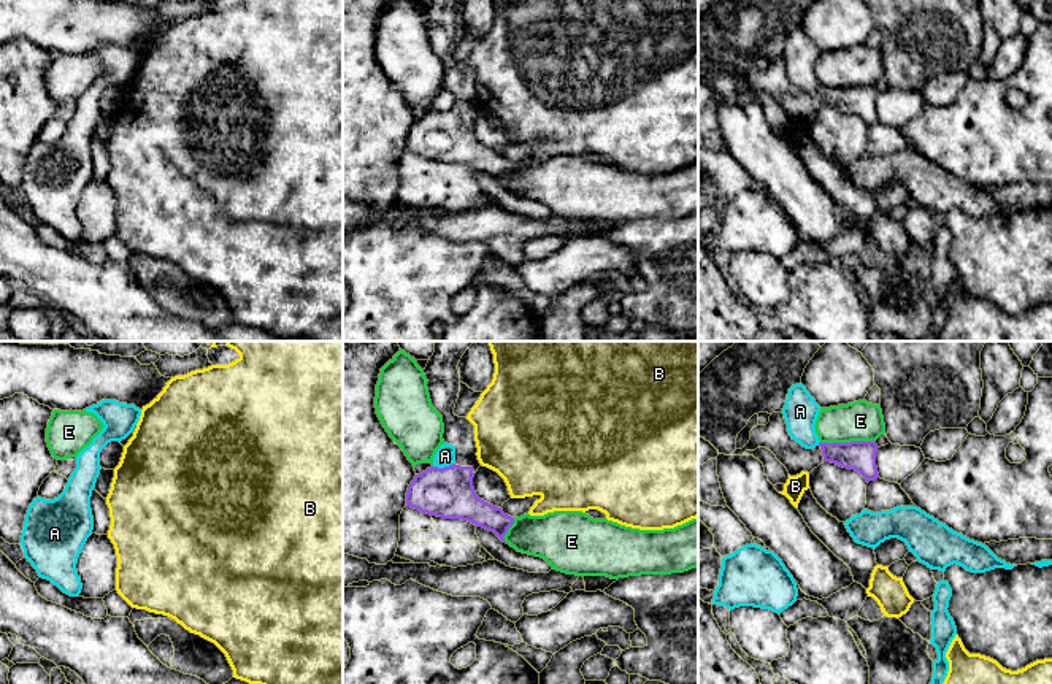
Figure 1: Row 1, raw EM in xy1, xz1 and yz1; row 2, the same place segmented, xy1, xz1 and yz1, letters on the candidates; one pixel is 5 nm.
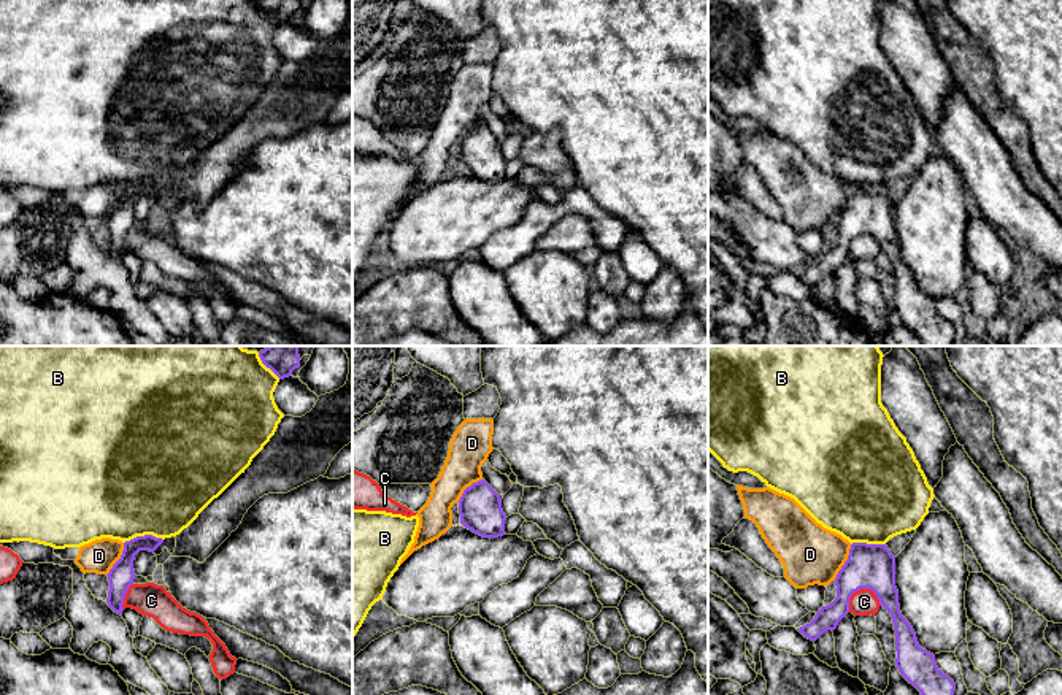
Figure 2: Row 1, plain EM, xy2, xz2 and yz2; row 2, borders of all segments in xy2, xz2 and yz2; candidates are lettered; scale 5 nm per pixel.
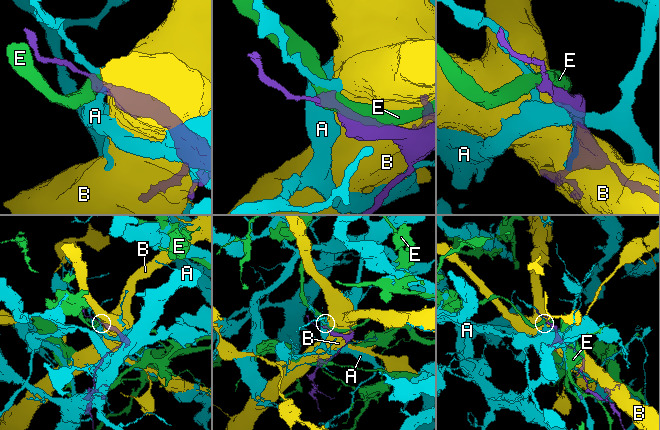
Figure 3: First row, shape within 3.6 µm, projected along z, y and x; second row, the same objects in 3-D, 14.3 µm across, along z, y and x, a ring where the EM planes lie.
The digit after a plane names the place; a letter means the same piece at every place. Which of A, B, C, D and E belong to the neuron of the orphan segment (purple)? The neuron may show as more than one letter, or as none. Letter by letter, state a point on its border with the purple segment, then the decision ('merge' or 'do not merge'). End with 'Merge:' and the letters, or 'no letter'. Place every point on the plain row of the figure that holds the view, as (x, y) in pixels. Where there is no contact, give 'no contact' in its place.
A: xz1 (445, 111) | do not merge
B: xy2 (145, 180) | do not merge
C: yz2 (867, 232) | do not merge
D: yz2 (845, 207) | do not merge
E: yz1 (848, 88) | do not merge
Merge: no letter

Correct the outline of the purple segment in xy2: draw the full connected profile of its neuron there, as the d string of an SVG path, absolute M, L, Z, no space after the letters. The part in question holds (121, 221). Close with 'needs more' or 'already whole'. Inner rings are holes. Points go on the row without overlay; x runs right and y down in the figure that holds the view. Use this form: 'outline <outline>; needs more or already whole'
outline M152 179L137 181L124 187L121 203L113 209L113 213L106 219L110 225L106 248L114 257L122 259L124 241L137 221L133 214L135 200L140 195L154 197L162 187L162 182L156 182Z; already whole

